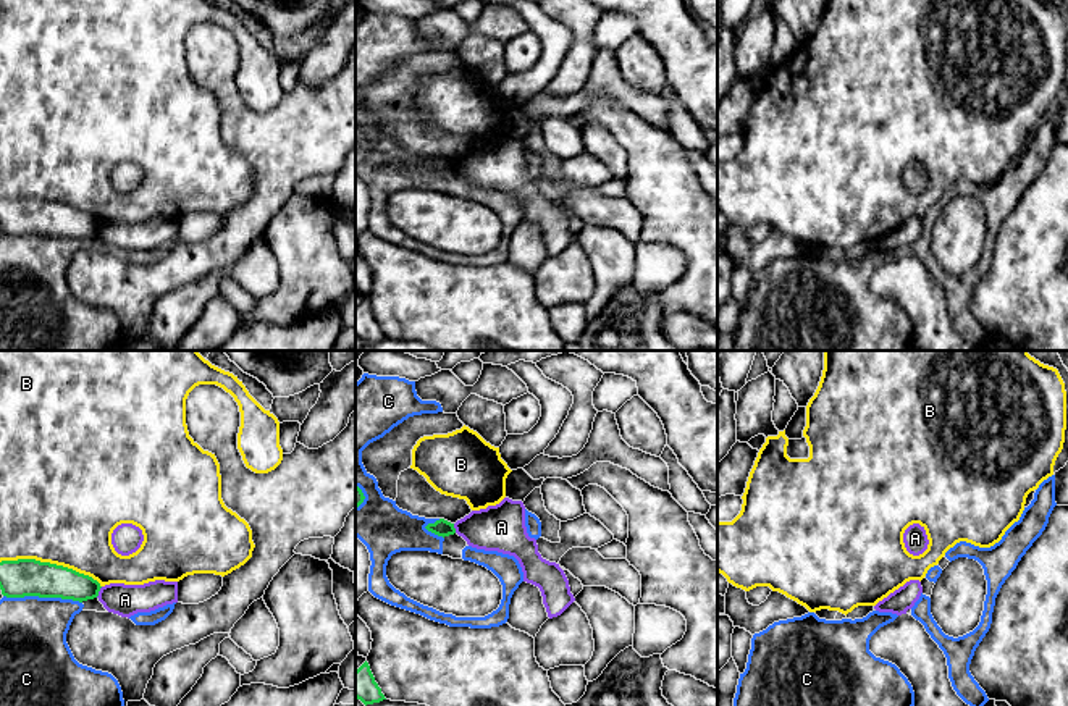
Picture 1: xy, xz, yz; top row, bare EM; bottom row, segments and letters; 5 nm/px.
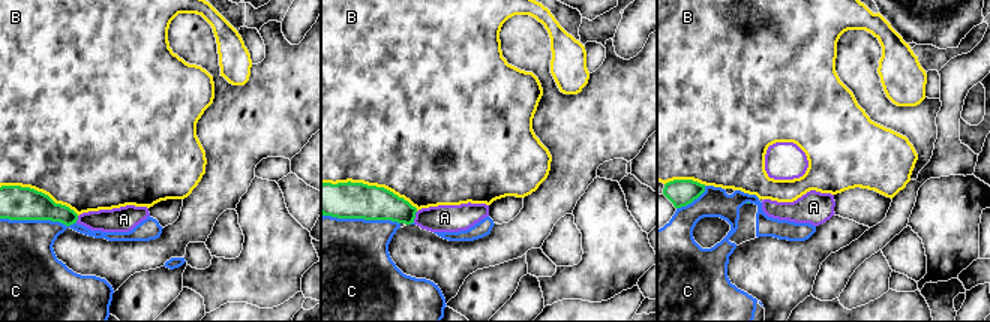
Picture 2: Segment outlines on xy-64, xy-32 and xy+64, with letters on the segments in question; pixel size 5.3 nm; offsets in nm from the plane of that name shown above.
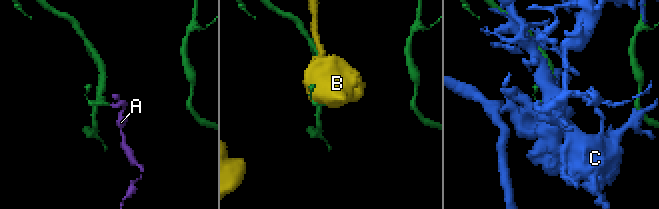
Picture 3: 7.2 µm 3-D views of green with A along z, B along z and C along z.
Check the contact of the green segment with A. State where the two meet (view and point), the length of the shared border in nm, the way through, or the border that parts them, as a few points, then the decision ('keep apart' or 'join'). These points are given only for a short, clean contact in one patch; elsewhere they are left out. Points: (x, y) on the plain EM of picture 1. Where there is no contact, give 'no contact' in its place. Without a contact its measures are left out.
meets green in xy at (99, 228); contact 70 nm long; border along xy (102, 225), (96, 235); keep apart

